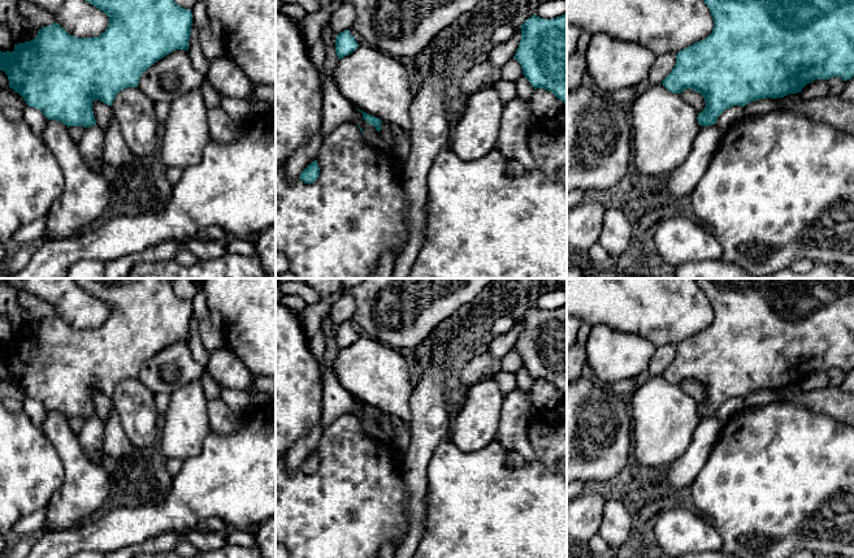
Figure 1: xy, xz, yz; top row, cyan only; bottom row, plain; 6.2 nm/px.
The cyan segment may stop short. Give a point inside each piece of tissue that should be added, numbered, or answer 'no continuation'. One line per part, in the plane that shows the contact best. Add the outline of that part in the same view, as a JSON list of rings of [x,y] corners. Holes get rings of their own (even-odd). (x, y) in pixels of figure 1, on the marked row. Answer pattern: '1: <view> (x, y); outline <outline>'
no continuation

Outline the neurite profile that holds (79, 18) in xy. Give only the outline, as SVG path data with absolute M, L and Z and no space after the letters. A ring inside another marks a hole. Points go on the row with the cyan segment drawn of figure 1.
M27 0L49 12L66 33L75 38L94 38L105 31L109 17L86 0Z

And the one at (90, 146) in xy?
M97 125L86 127L82 139L78 143L78 150L87 164L92 170L99 172L104 168L101 159L104 146L104 129Z

